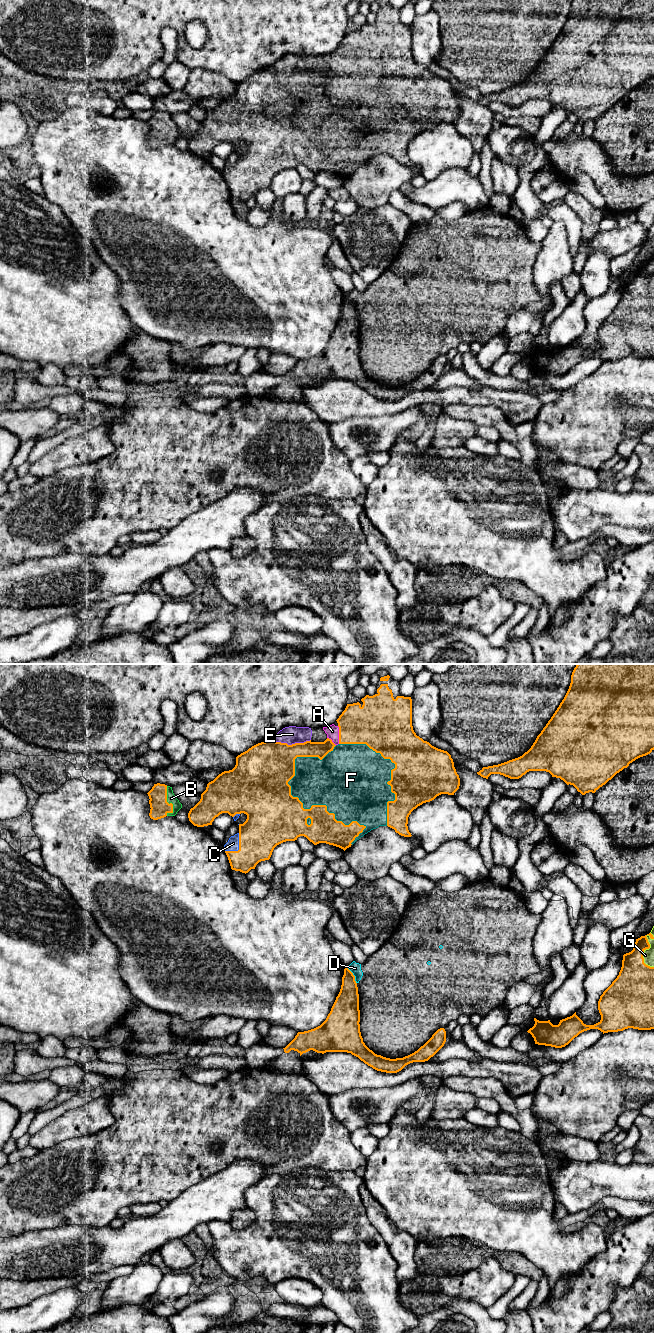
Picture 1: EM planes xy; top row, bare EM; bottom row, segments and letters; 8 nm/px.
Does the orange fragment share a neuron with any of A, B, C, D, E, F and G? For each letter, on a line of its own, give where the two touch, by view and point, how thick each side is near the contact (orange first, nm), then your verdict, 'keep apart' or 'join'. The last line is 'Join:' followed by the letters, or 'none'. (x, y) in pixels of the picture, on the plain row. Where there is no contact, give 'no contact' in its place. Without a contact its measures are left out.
A: xy (339, 63) | 300/110 nm | join
B: xy (168, 131) | 150/80 nm | join
C: xy (239, 176) | 320/100 nm | join
D: xy (353, 303) | 200/90 nm | keep apart
E: xy (292, 72) | 400/140 nm | join
F: xy (319, 133) | 260/440 nm | join
G: xy (648, 276) | 260/90 nm | join
Join: A, B, C, E, F, G

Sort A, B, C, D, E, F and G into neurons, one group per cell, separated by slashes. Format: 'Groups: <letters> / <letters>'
Groups: A B C E F G / D

